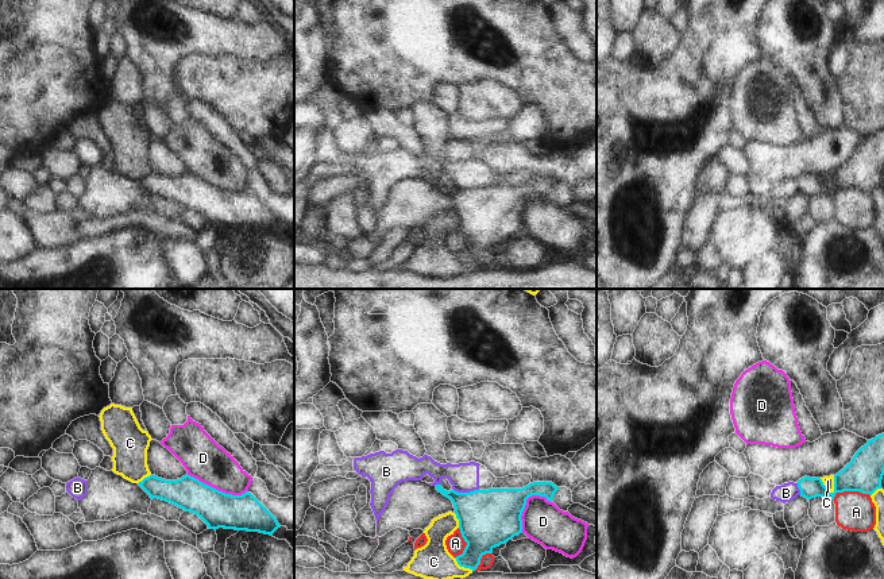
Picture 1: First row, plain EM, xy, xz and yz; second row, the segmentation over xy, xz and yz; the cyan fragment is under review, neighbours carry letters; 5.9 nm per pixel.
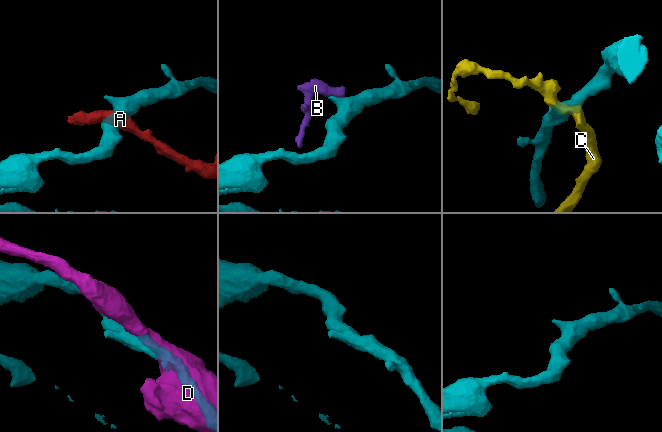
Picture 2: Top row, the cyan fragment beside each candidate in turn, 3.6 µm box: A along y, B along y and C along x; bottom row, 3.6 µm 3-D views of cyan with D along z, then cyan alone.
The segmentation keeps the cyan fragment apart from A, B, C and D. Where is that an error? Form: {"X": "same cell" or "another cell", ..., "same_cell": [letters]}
{"A": "another cell", "B": "another cell", "C": "another cell", "D": "another cell", "same_cell": []}

